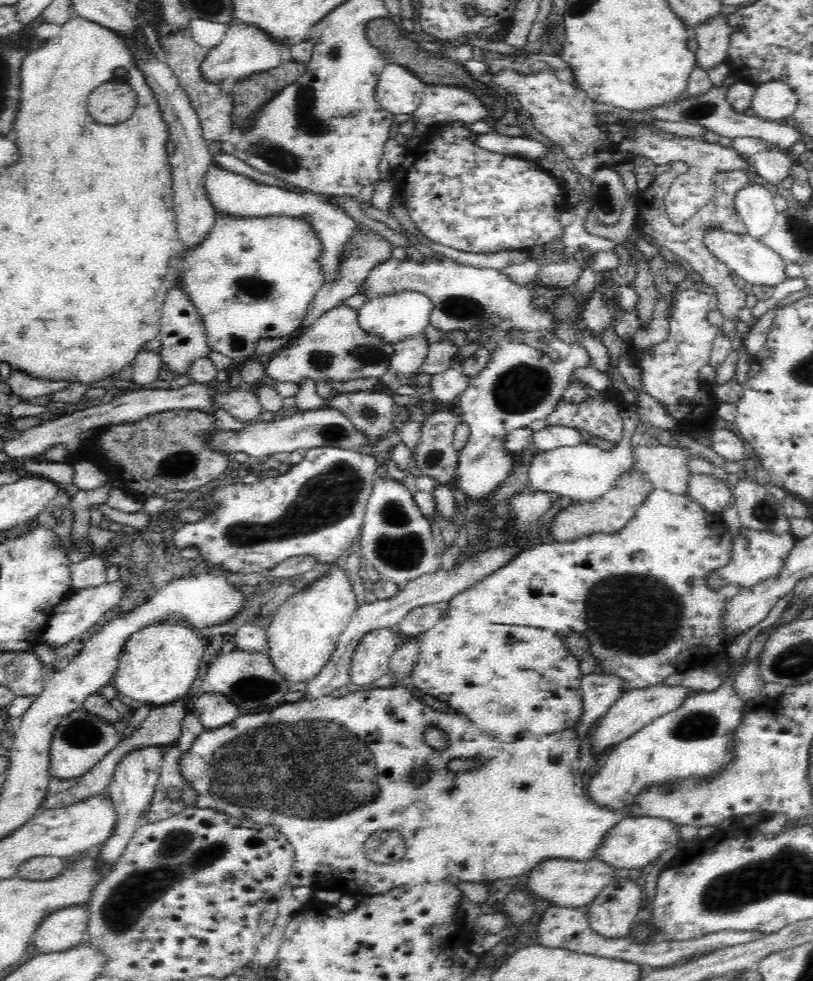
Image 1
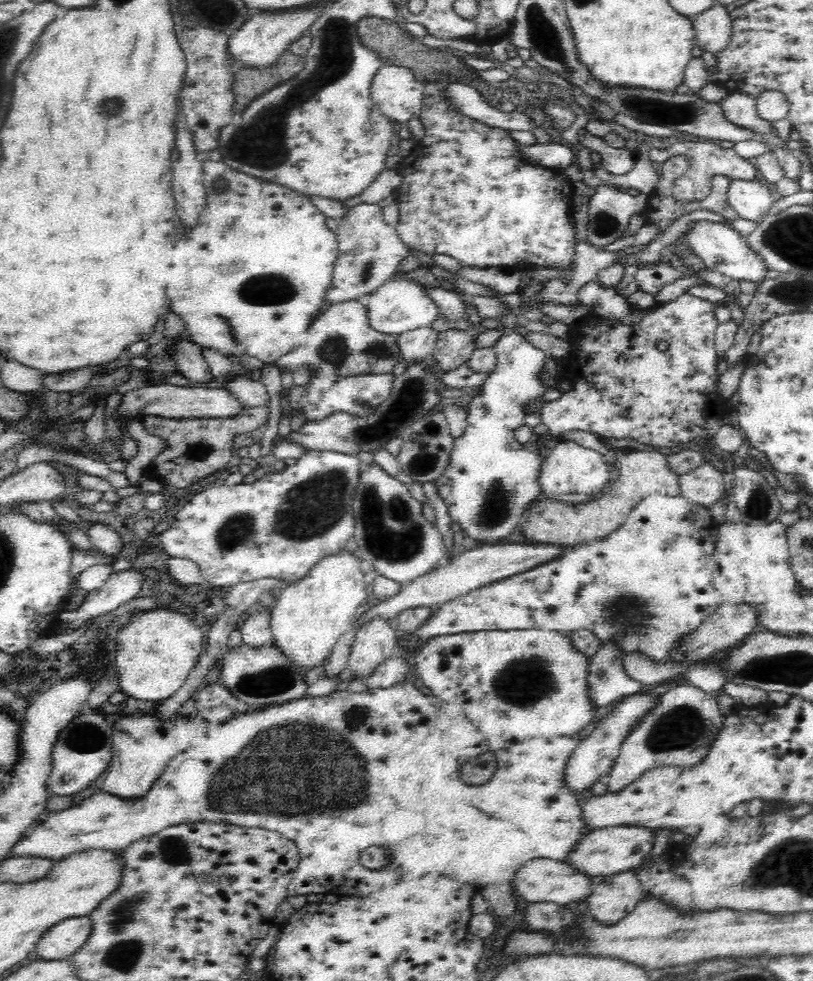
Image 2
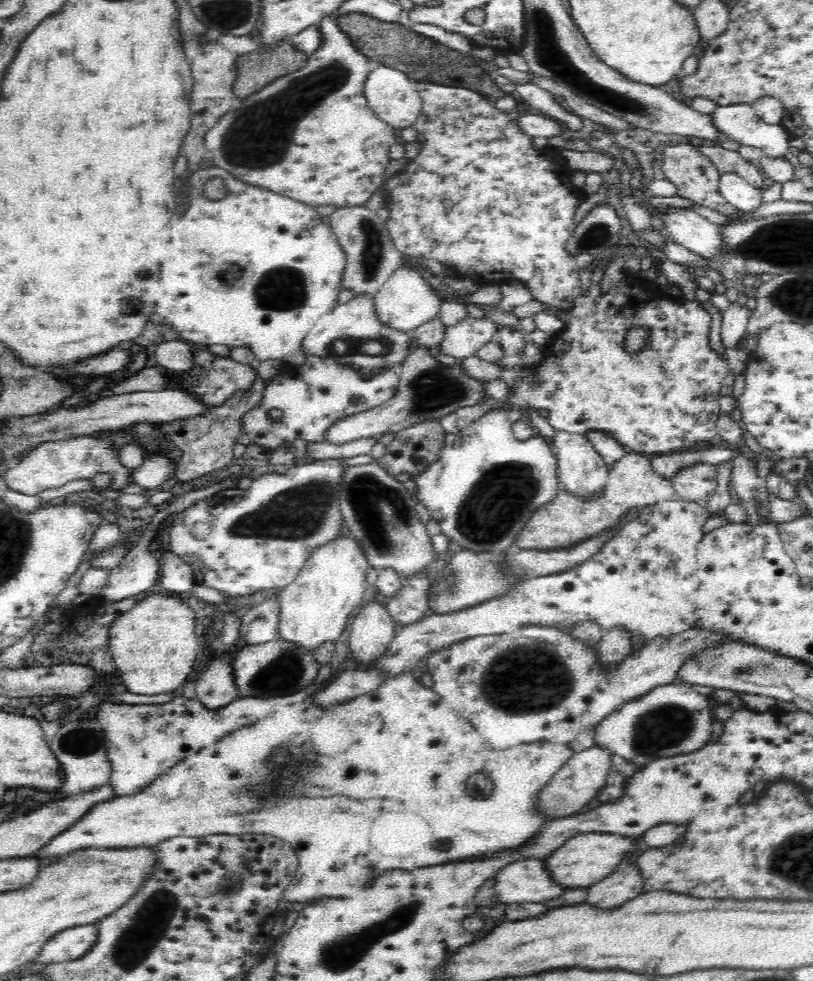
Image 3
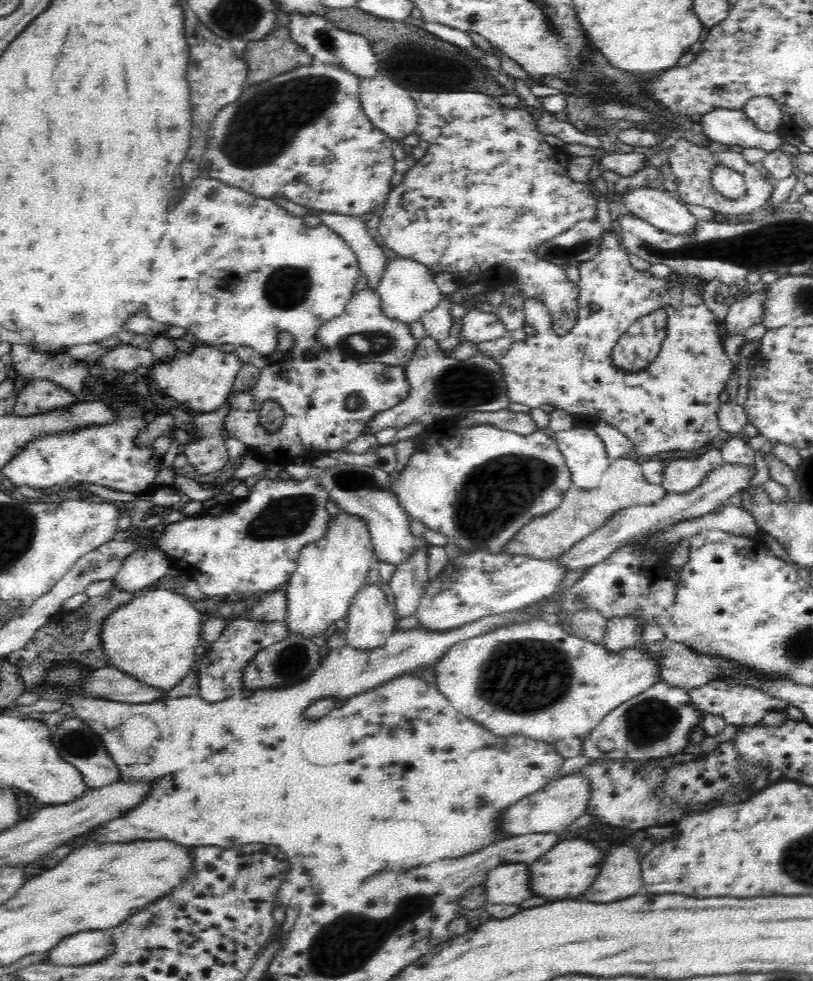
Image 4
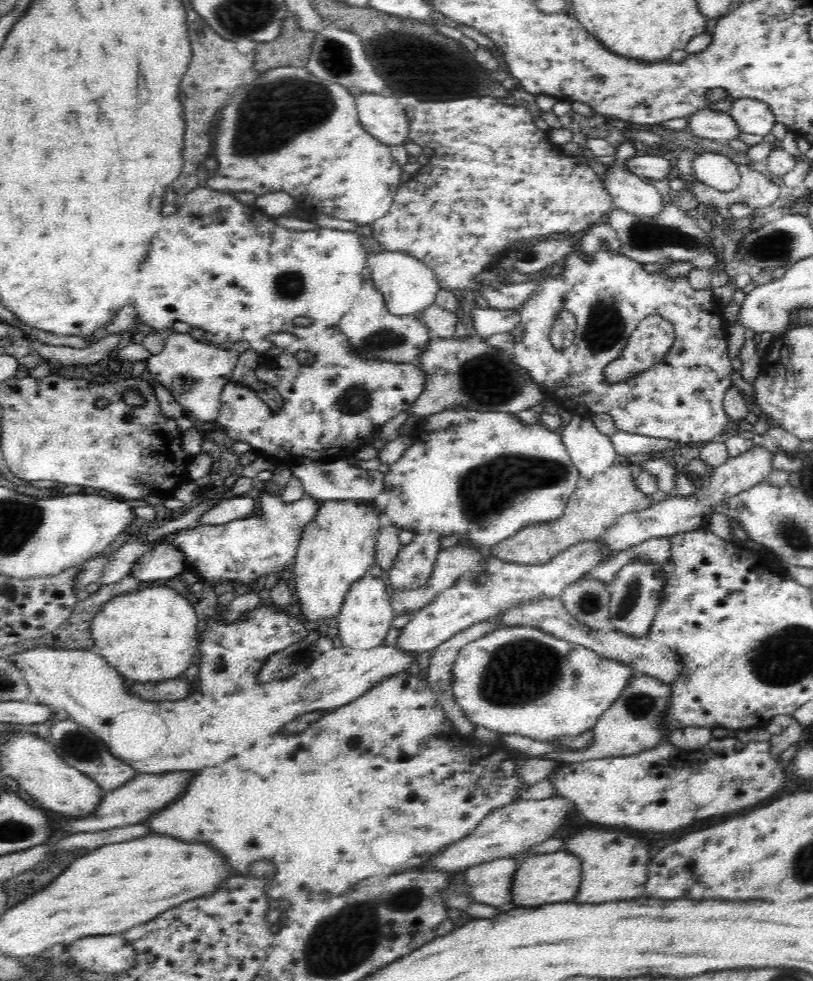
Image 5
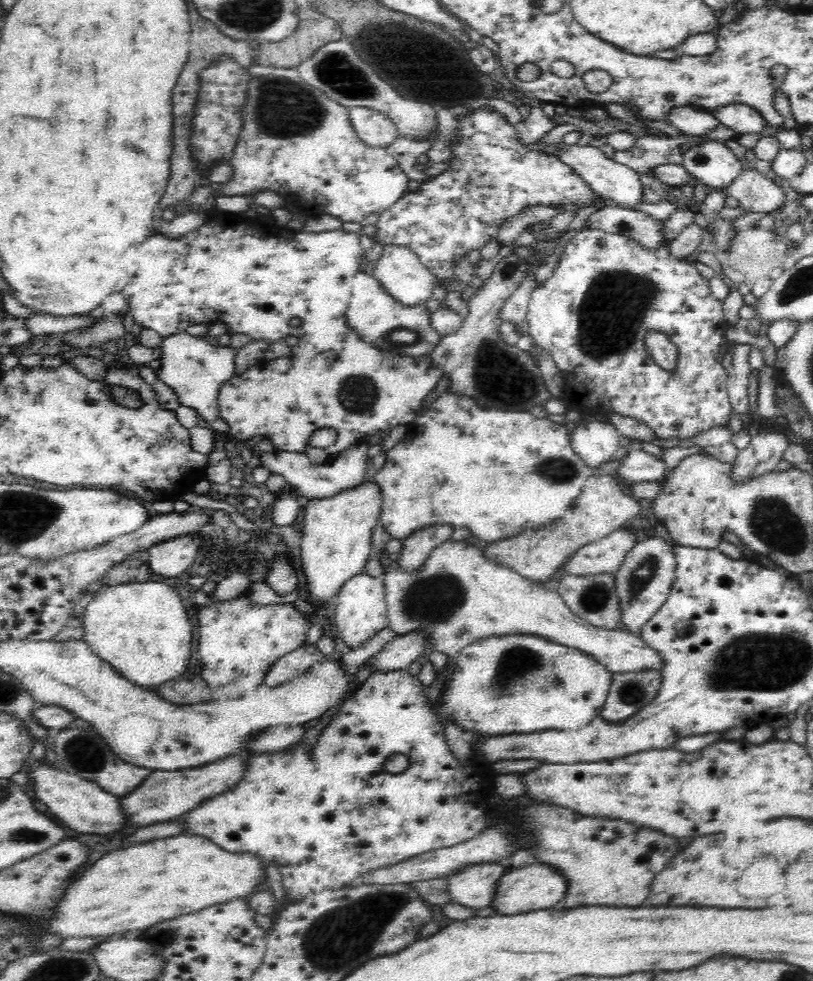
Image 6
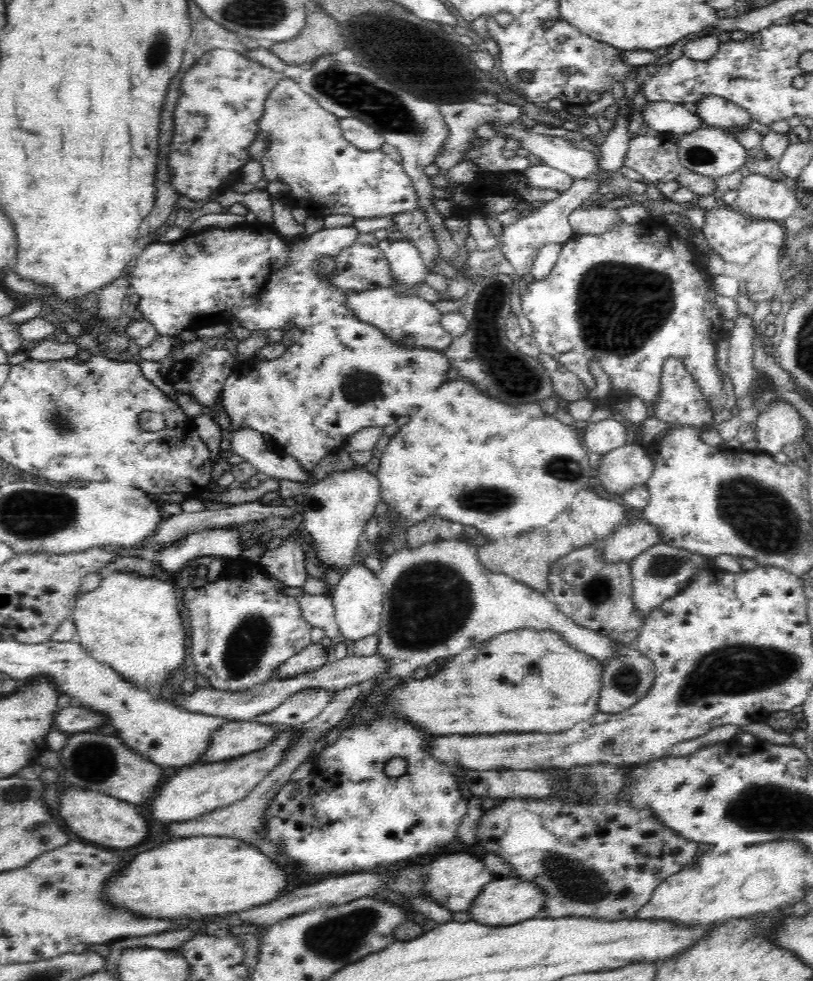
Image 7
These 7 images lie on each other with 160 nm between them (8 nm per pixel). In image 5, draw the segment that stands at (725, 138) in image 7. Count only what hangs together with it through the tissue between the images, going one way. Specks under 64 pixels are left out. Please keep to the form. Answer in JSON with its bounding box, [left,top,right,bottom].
[692,152,741,192]

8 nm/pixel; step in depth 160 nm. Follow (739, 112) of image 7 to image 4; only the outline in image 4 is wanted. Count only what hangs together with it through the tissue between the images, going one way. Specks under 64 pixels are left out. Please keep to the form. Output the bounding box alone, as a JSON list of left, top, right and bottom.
[742,97,783,132]

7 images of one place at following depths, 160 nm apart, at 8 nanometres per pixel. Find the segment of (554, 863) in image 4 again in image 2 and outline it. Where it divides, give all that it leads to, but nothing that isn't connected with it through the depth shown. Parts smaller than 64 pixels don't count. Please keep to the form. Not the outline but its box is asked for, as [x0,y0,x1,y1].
[568,825,654,877]

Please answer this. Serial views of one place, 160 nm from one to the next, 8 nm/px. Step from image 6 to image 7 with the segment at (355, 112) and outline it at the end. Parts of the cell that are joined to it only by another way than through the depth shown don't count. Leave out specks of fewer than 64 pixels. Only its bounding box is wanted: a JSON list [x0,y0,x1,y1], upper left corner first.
[339,117,385,151]

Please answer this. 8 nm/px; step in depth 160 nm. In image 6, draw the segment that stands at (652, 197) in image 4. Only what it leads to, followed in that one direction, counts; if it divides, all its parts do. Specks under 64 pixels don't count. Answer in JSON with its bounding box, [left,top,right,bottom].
[556,141,645,208]

